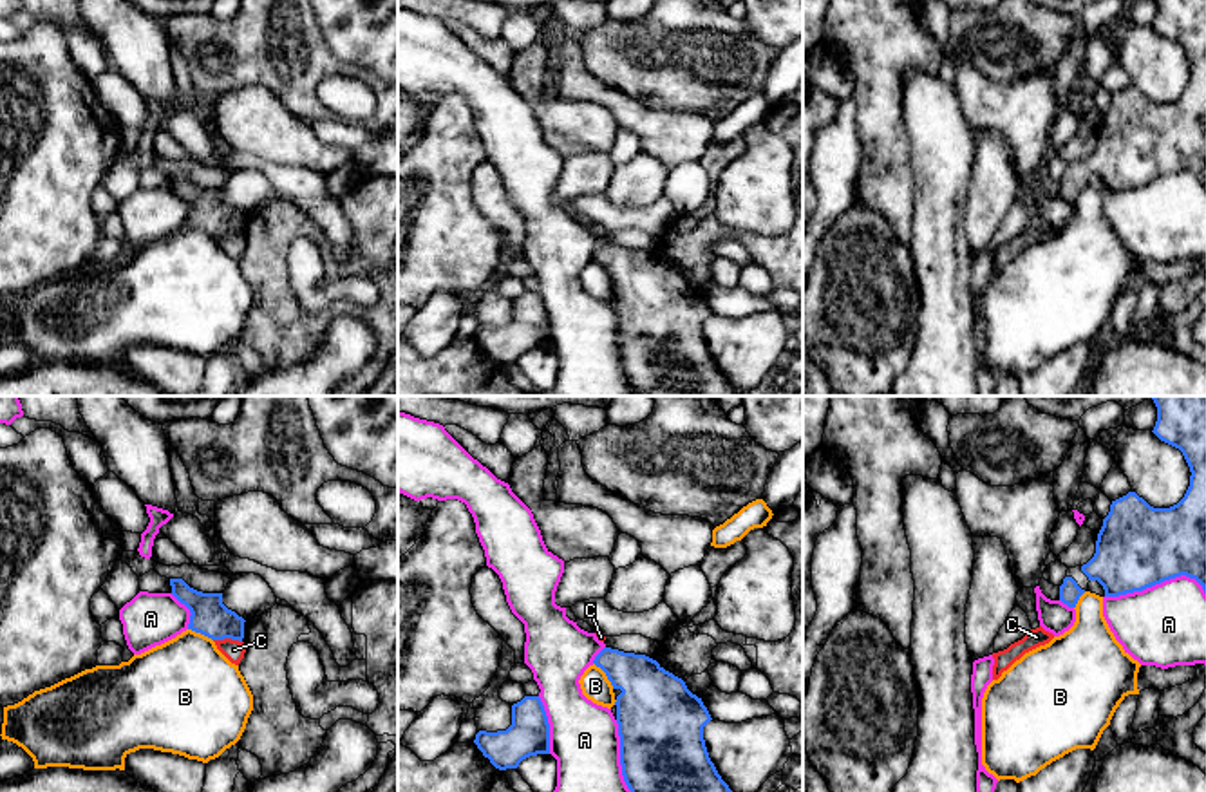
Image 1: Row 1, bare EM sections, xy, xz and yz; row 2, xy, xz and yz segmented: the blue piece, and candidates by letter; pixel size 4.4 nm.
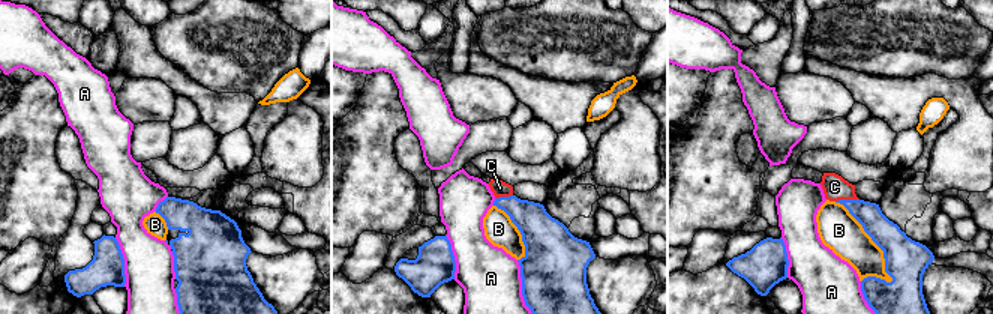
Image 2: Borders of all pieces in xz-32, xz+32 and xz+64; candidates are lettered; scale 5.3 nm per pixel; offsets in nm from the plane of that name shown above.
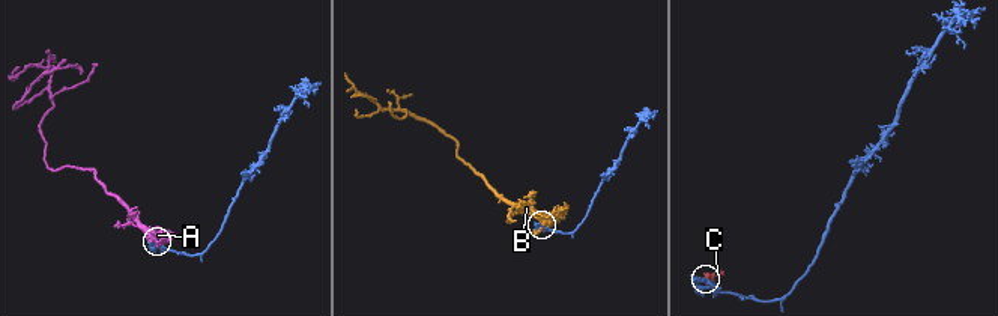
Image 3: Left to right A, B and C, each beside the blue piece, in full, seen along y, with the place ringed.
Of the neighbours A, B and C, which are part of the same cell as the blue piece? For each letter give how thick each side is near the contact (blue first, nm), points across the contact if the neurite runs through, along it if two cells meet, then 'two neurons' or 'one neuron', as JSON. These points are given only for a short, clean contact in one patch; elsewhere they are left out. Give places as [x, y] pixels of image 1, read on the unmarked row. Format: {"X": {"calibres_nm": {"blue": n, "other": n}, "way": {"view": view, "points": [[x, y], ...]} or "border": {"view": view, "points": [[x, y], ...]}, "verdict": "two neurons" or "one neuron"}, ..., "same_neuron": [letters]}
{"A": {"calibres_nm": {"blue": 380, "other": 360}, "verdict": "two neurons"}, "B": {"calibres_nm": {"blue": 320, "other": 130}, "verdict": "two neurons"}, "C": {"calibres_nm": {"blue": 170, "other": 90}, "way": {"view": "xy", "points": [[210, 212], [228, 232], [234, 245]]}, "verdict": "one neuron"}, "same_neuron": ["C"]}

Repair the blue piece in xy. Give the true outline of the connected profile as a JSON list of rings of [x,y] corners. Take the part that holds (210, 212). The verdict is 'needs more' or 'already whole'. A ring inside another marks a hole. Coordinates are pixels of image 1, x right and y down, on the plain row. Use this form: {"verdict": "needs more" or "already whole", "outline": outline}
{"verdict": "needs more", "outline": [[[170,174],[172,190],[190,204],[188,224],[212,233],[217,244],[235,260],[246,248],[244,213],[222,199],[222,188],[203,188],[183,174]]]}

